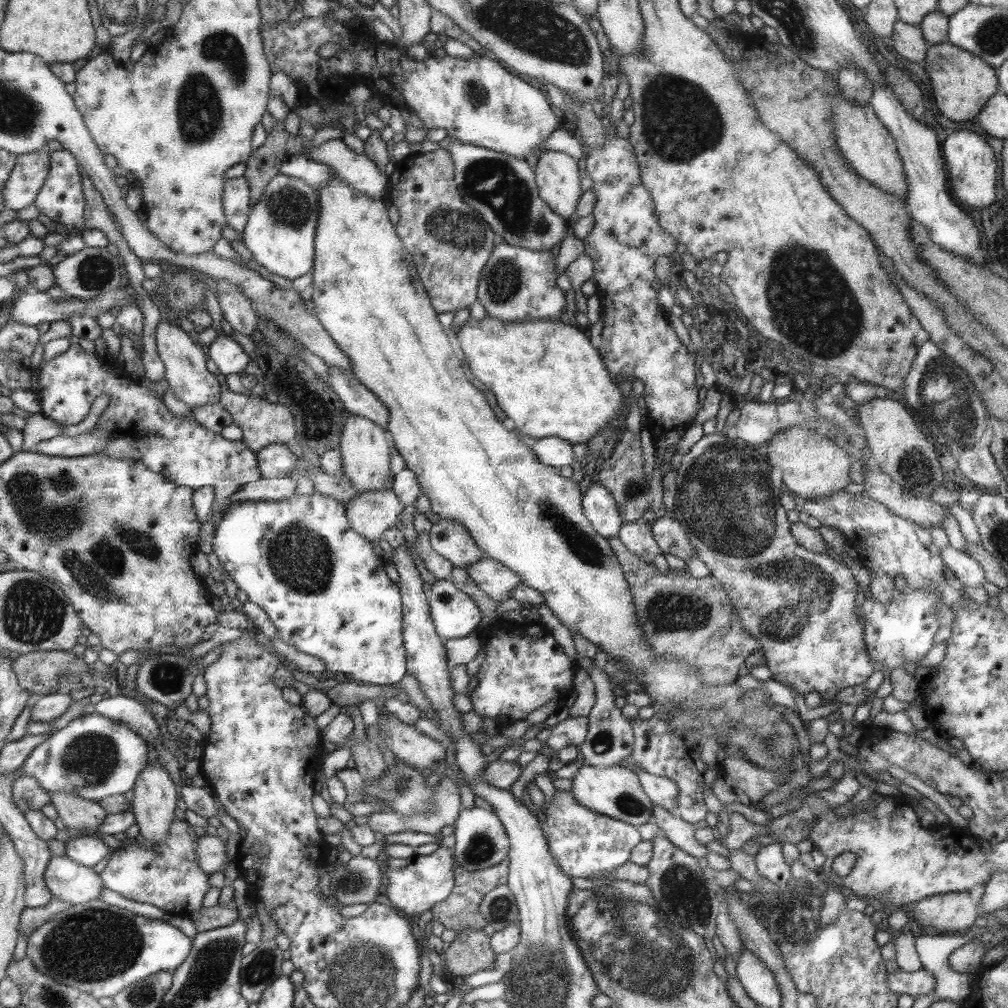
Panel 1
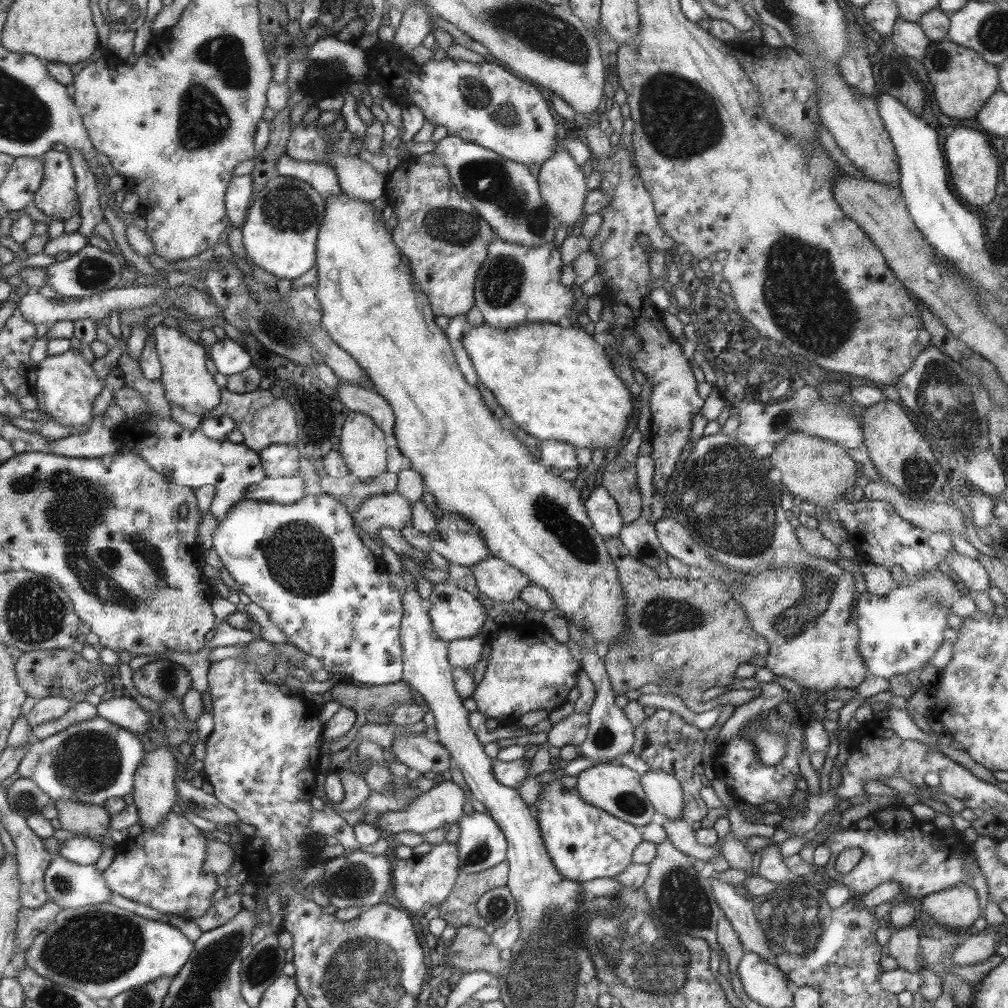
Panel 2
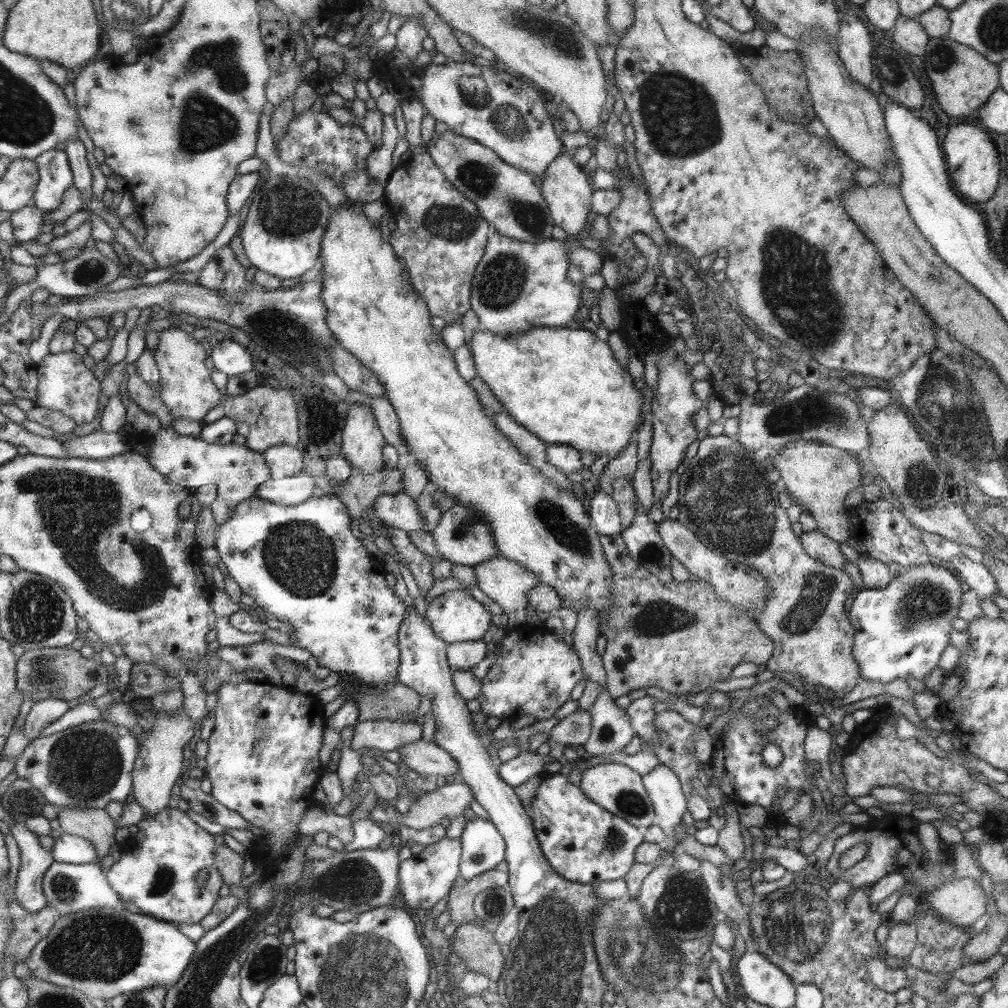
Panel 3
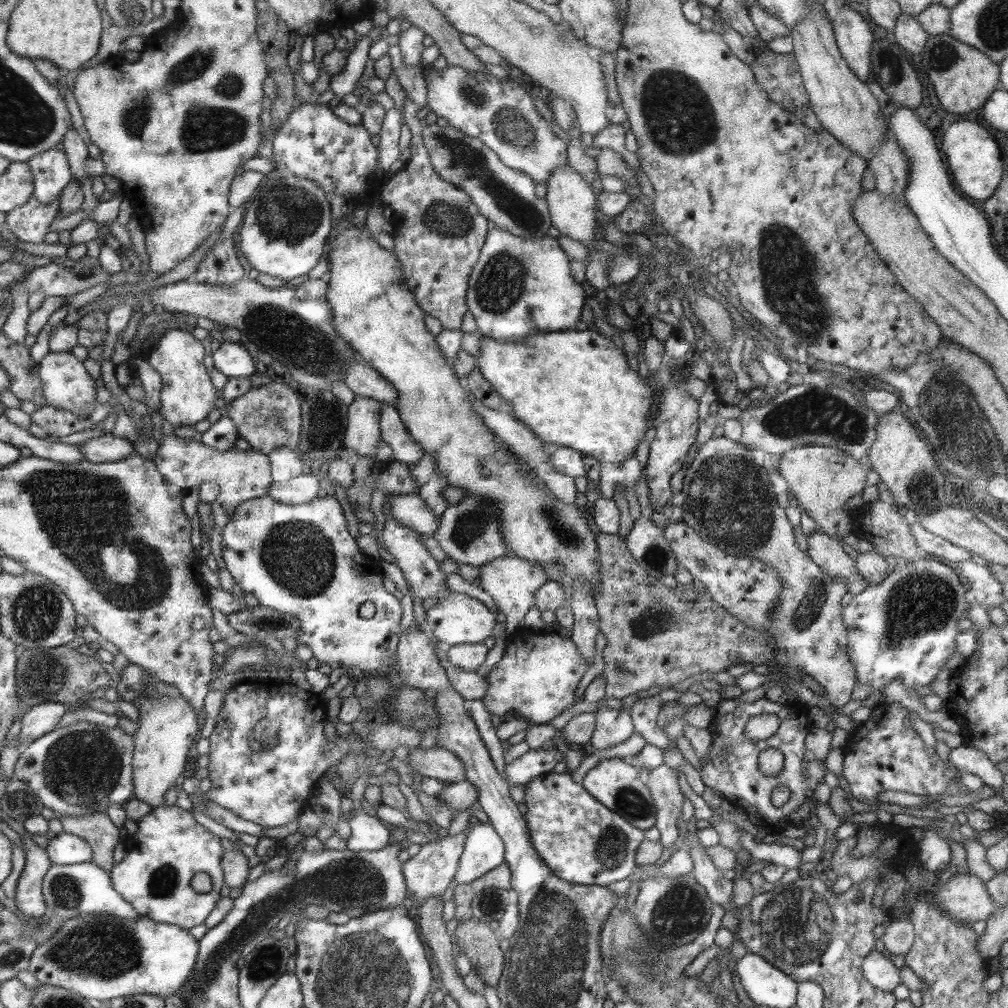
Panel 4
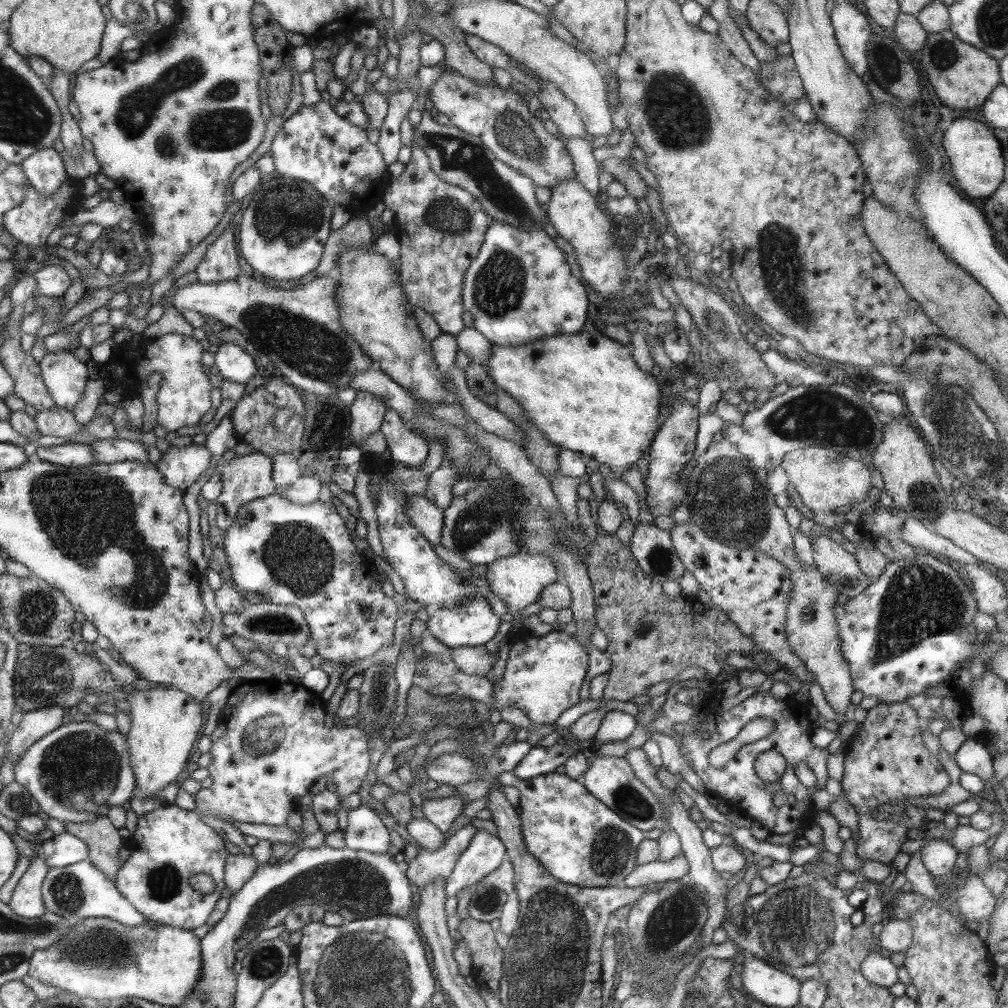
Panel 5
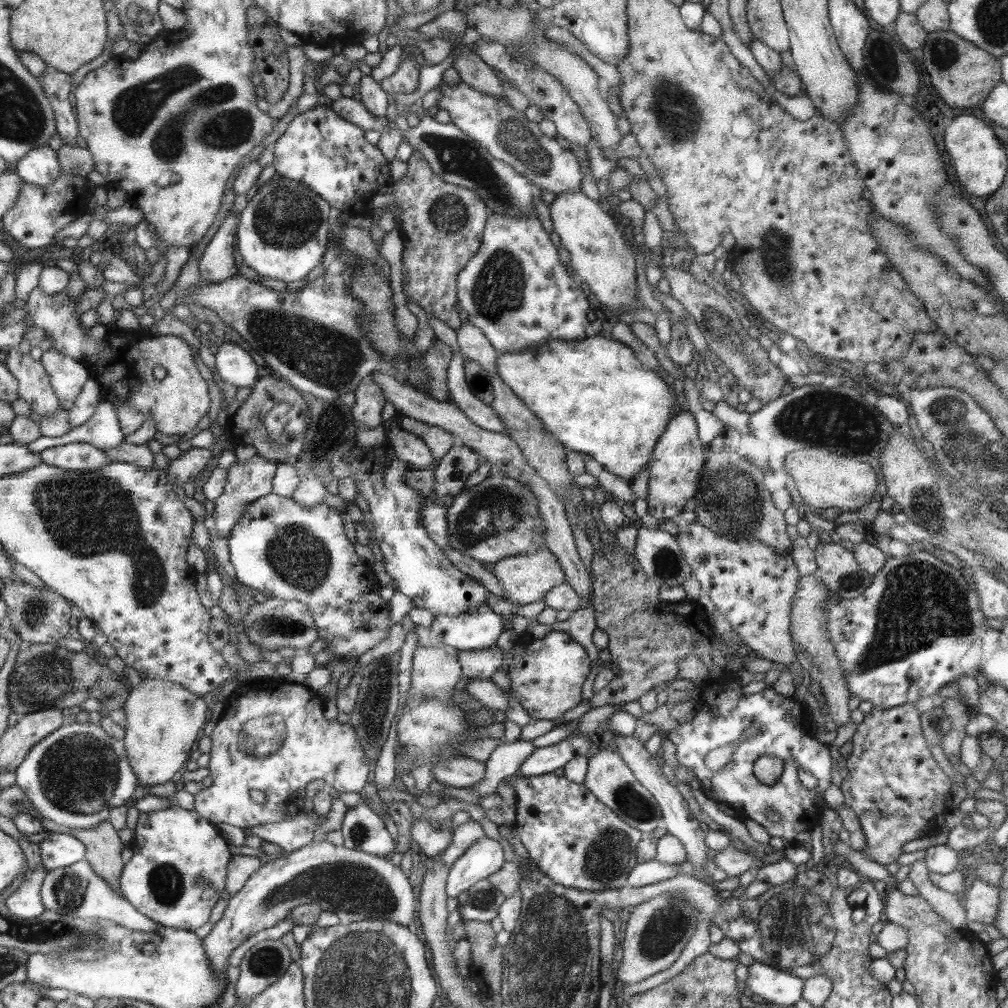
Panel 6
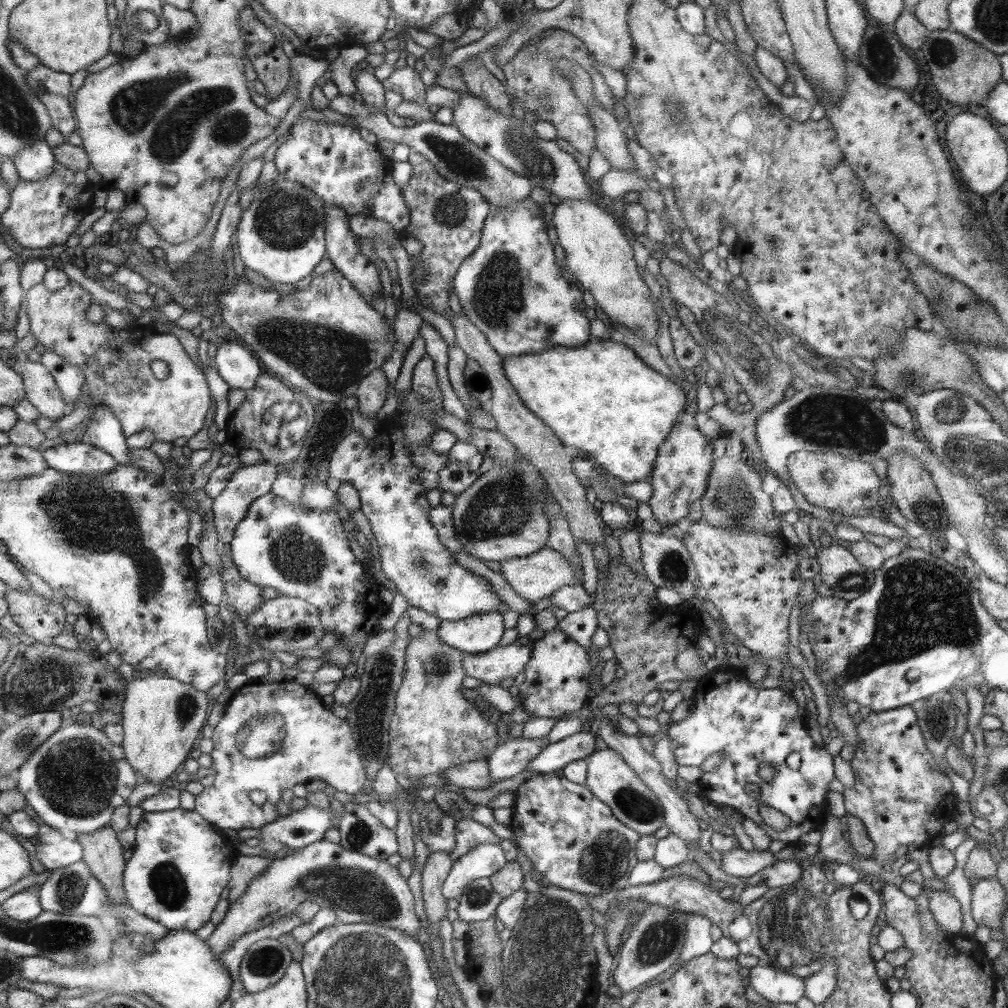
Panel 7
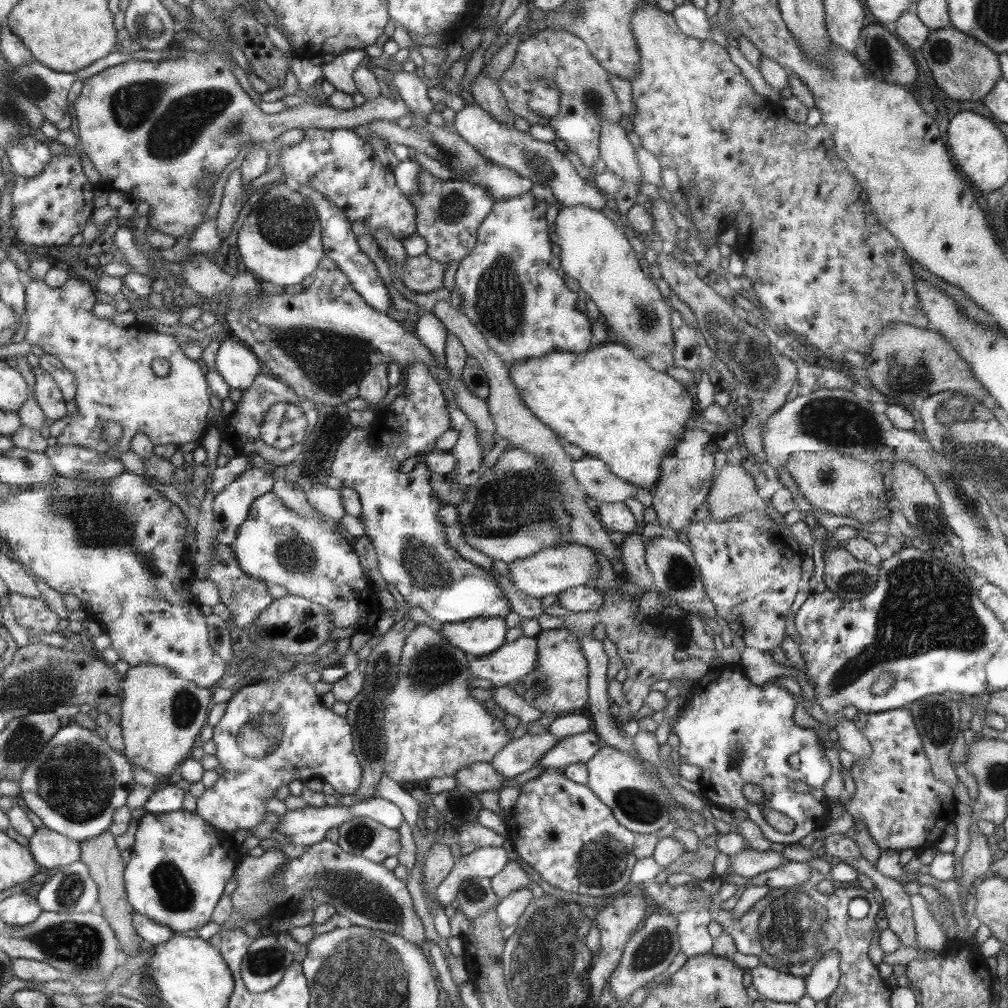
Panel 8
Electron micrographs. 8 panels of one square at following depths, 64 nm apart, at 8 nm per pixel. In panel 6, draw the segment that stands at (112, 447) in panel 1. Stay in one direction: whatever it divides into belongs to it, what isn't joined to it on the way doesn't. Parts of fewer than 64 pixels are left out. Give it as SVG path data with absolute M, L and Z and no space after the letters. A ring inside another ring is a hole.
M54 348L44 353L42 364L52 378L55 392L61 397L63 409L70 412L76 407L86 384L92 379L90 370L83 362ZM194 447L188 452L182 452L177 459L170 461L168 480L172 485L182 487L184 482L201 474L212 455L211 450ZM256 455L250 459L238 460L226 470L225 490L215 502L216 515L214 516L216 530L222 538L228 539L234 526L239 522L244 510L247 510L249 505L272 493L276 468L278 468L278 462Z

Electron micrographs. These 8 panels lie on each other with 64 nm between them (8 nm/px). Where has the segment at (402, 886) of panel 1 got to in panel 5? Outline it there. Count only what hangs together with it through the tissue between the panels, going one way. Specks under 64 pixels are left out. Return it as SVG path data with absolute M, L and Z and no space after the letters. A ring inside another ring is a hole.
M468 823L454 835L449 835L444 846L439 850L432 853L423 850L404 867L407 878L418 887L419 891L433 882L435 878L443 878L446 882L454 871L460 856L468 849L476 830L476 826Z

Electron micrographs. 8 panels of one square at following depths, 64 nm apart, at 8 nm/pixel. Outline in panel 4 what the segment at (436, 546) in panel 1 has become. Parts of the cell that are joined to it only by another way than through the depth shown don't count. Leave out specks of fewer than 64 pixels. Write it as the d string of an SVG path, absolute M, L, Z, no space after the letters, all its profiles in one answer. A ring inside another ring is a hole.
M465 496L460 503L449 506L439 519L434 539L458 564L482 566L508 555L493 504L476 496Z

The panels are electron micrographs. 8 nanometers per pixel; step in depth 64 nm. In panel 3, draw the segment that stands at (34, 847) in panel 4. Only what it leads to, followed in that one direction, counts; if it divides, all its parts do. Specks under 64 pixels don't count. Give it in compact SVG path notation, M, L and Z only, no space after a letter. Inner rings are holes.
M14 817L14 824L10 828L23 853L23 866L16 890L17 898L21 906L30 913L42 912L49 906L45 879L57 861L53 852L46 850L38 835L28 828L28 821Z

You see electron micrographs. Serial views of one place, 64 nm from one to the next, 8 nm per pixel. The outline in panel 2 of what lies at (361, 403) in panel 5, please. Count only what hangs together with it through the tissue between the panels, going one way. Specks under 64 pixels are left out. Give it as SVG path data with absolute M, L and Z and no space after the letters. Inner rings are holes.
M346 412L347 419L342 428L339 453L344 457L348 470L360 481L370 481L374 477L386 472L386 440L384 432L371 416L361 412Z

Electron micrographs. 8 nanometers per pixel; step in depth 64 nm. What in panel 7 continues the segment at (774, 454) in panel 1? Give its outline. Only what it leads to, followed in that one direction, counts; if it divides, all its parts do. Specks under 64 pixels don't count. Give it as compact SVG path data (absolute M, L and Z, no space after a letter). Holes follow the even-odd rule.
M832 451L794 452L788 456L787 469L792 482L802 491L804 499L812 505L825 508L844 517L867 517L878 506L880 476L872 470L872 463L846 458Z

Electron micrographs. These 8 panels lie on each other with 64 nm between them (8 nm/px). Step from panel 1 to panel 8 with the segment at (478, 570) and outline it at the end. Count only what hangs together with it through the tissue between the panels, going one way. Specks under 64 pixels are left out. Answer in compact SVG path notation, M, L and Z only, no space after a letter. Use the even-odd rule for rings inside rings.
M572 541L562 547L550 547L540 549L539 553L532 557L508 563L510 582L518 587L518 590L541 600L550 594L558 595L568 588L584 586L590 578L598 578L600 565L596 553L590 547Z

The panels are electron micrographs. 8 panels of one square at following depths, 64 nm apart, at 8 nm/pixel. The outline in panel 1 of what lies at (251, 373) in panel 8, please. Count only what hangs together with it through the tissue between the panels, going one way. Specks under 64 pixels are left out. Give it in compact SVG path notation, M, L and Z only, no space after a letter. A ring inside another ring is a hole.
M224 332L216 334L216 338L208 349L212 360L218 365L220 373L226 377L243 372L252 362L242 349L242 345Z

